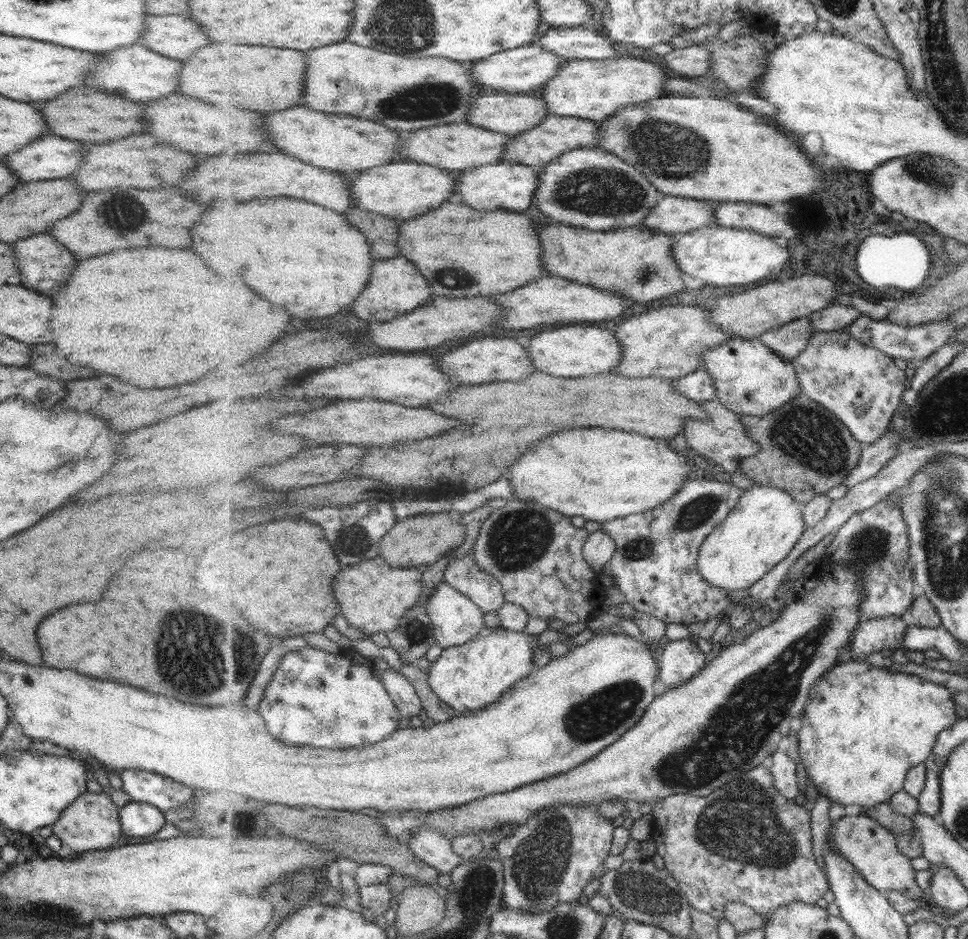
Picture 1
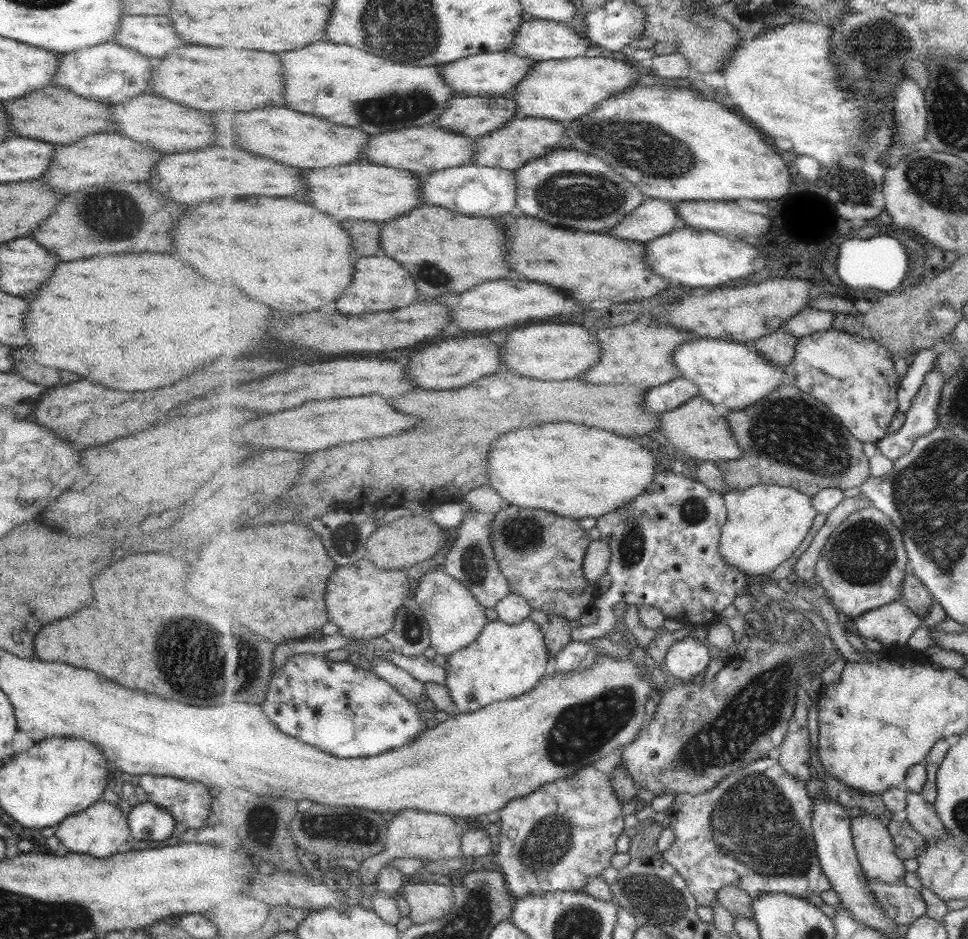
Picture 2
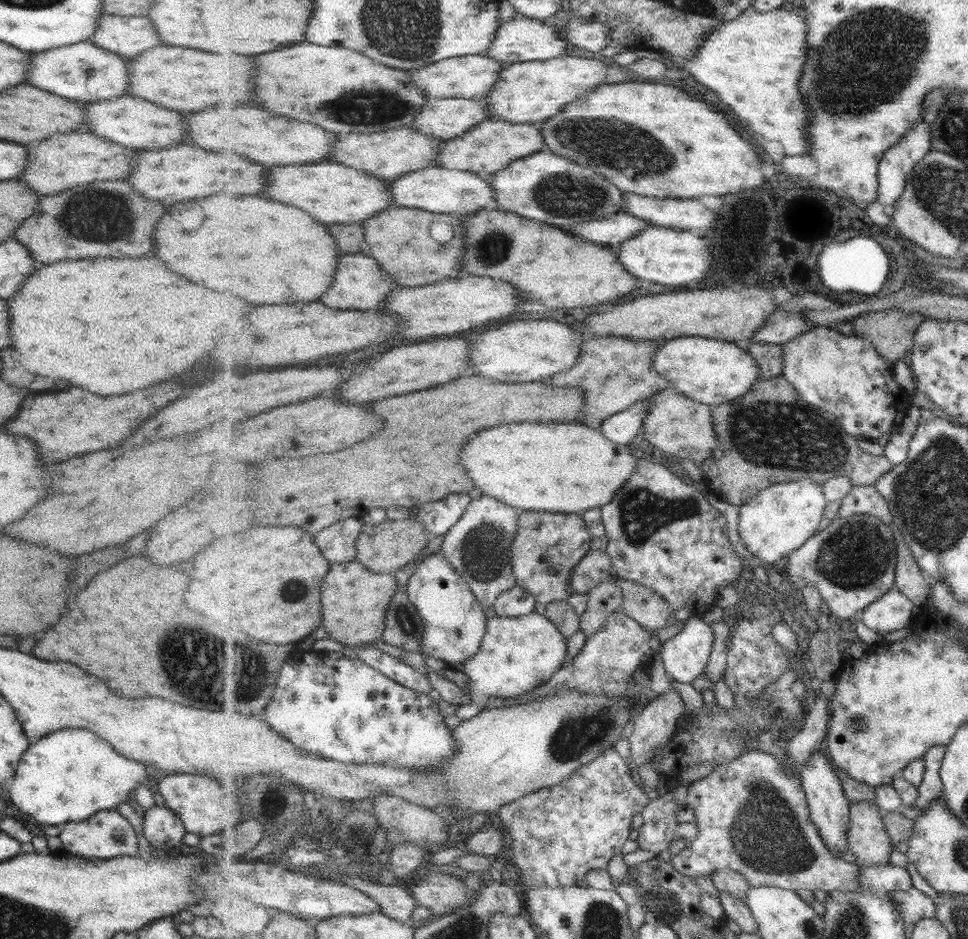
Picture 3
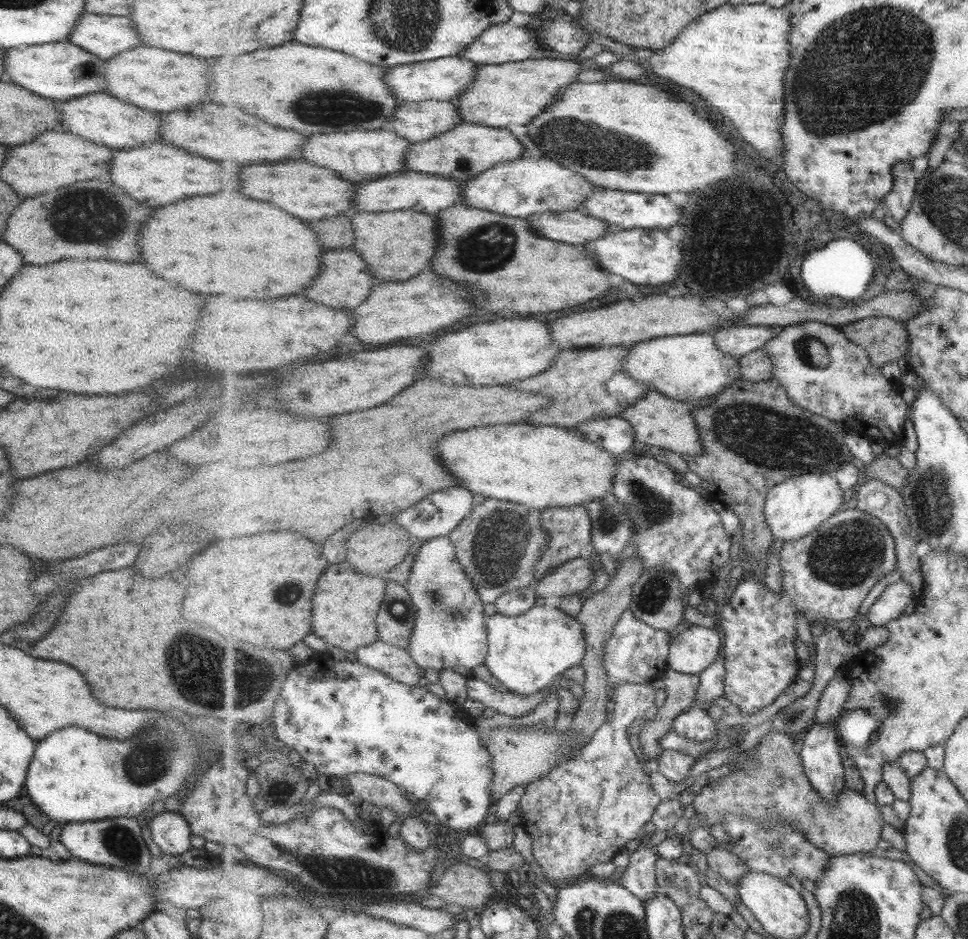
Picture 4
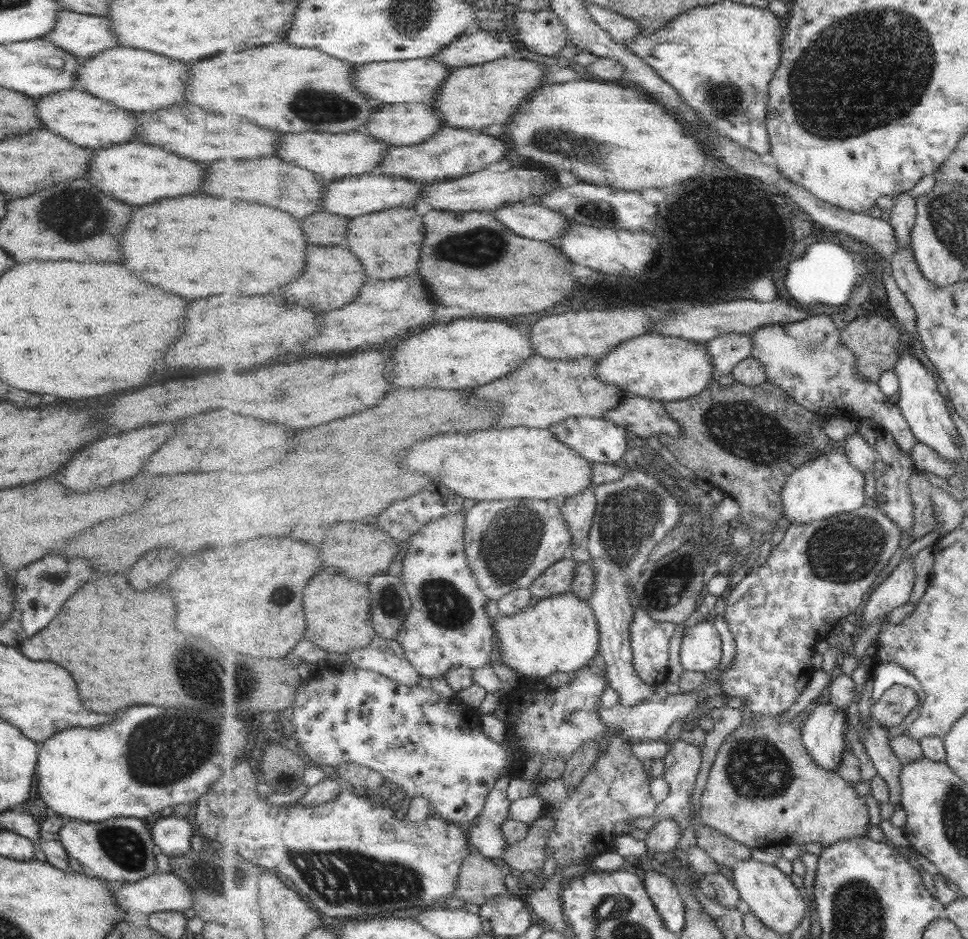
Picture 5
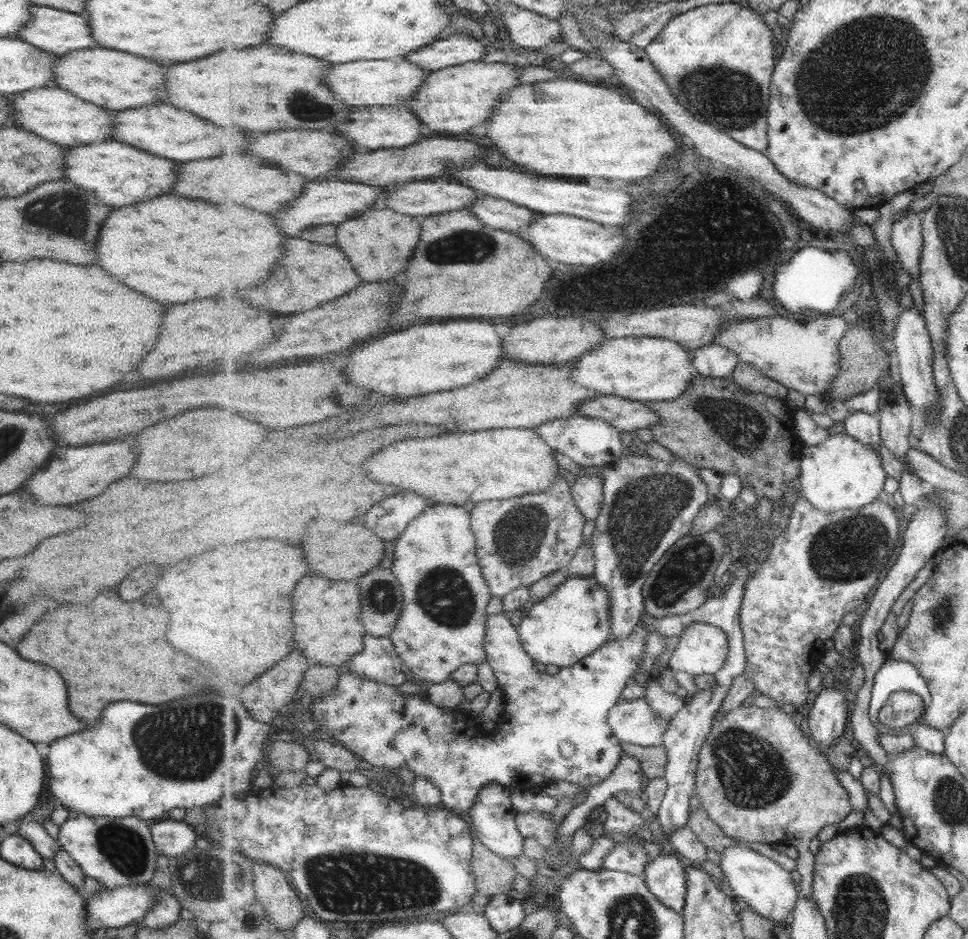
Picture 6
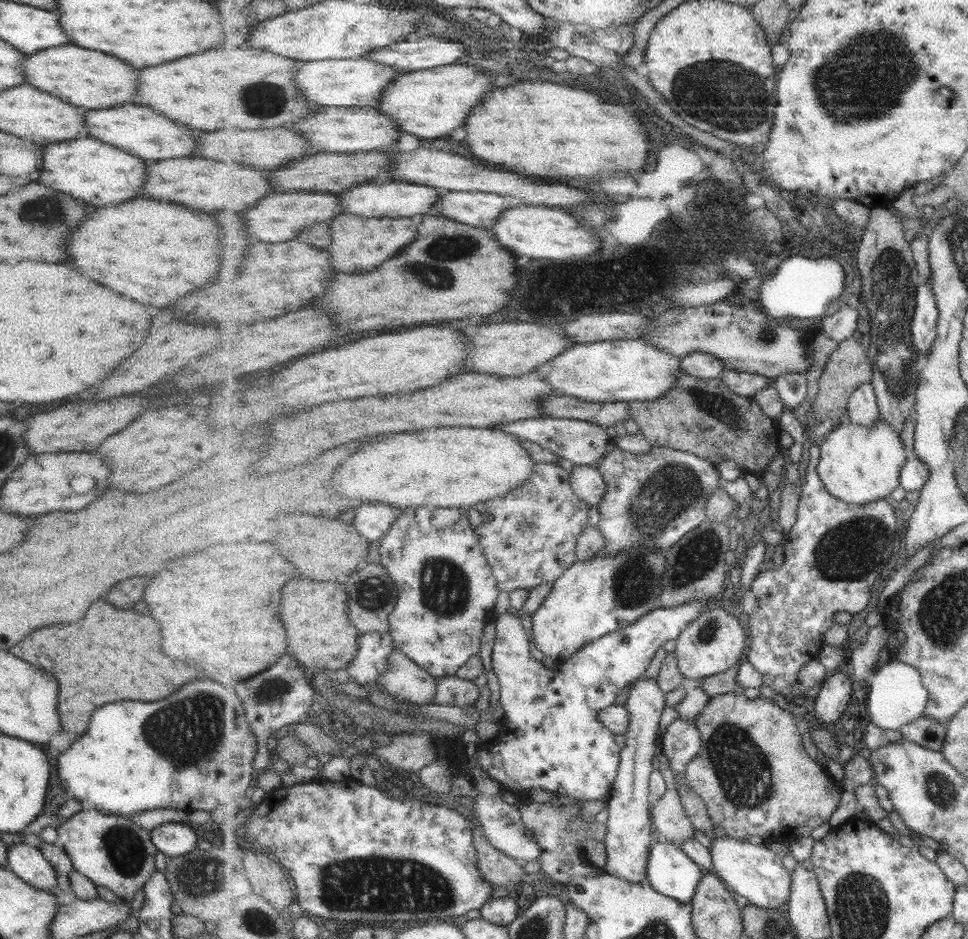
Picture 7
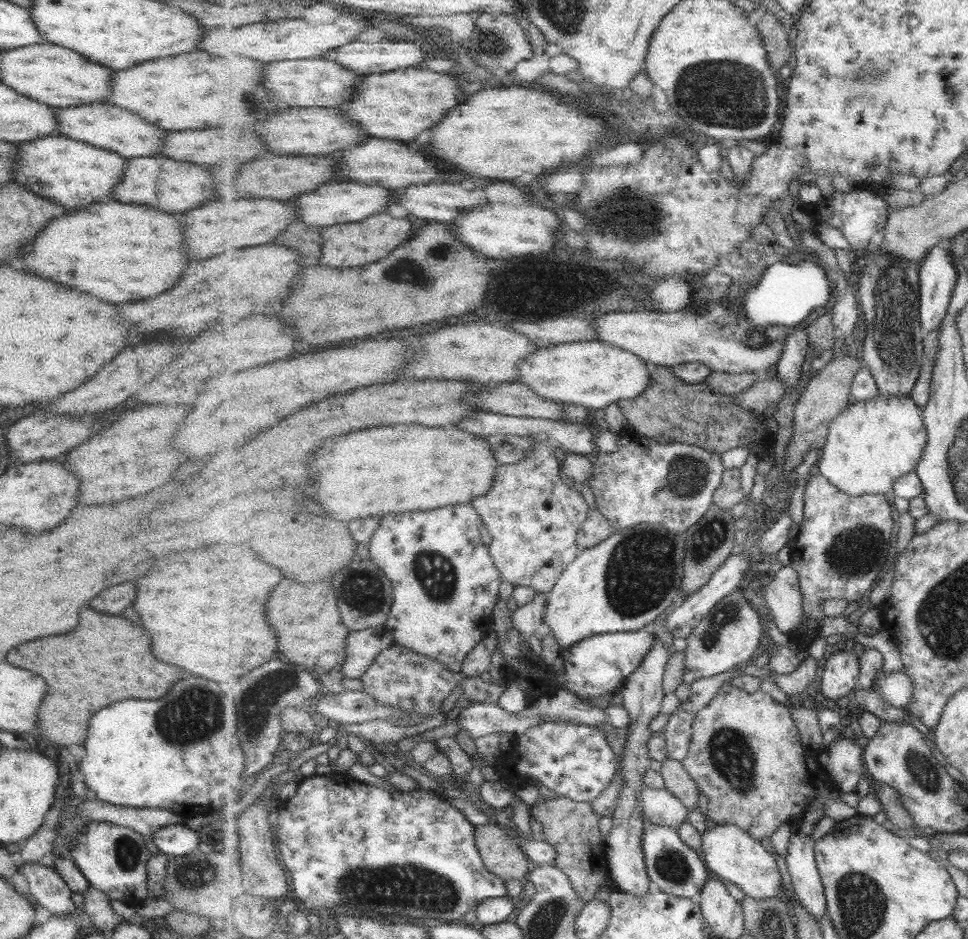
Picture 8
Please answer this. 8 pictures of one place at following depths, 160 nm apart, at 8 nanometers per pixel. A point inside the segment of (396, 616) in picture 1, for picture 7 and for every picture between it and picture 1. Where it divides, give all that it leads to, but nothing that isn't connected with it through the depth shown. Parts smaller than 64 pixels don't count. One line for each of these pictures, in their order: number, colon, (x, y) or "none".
2: (371, 597)
3: (355, 599)
4: (347, 605)
5: (339, 614)
6: (328, 620)
7: (323, 637)

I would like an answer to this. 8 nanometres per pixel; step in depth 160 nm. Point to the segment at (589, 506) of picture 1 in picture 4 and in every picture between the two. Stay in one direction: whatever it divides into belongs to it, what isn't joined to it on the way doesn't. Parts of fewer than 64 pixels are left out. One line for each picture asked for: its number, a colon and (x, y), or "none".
2: (579, 471)
3: (570, 468)
4: (540, 466)

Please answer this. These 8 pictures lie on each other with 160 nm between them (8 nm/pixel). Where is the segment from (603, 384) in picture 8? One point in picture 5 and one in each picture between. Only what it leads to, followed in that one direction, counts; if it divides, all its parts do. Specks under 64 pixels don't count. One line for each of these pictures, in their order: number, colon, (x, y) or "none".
5: (665, 368)
6: (644, 369)
7: (619, 371)

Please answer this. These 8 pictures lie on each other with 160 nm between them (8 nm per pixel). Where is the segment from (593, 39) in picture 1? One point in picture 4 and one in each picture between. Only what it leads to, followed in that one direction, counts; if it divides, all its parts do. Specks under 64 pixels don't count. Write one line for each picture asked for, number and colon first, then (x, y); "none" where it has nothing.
2: (541, 40)
3: (521, 40)
4: (501, 43)

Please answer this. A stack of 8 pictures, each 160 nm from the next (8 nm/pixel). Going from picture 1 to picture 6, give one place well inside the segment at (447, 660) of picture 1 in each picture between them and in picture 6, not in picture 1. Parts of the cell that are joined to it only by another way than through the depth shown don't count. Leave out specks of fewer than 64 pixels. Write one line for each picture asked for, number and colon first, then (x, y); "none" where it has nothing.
2: (507, 660)
3: (518, 654)
4: (526, 652)
5: (557, 634)
6: (574, 621)

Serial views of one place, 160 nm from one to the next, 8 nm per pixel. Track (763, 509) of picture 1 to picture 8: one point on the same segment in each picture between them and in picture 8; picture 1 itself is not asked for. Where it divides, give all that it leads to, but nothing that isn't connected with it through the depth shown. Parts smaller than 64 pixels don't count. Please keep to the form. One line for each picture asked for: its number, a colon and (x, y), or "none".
2: (766, 523)
3: (781, 519)
4: (796, 508)
5: (828, 485)
6: (839, 473)
7: (859, 464)
8: (872, 443)

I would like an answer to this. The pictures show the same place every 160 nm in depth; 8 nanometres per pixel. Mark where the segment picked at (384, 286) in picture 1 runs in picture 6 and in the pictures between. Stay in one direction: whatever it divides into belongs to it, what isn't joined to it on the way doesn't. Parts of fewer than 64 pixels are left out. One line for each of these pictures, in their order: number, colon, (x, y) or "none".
2: (382, 283)
3: (362, 283)
4: (346, 281)
5: (333, 277)
6: (312, 274)

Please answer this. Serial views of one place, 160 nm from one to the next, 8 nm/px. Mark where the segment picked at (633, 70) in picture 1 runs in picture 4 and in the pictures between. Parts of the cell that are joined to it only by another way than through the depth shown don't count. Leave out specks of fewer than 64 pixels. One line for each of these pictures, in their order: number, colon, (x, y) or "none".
2: (562, 90)
3: (534, 92)
4: (516, 93)

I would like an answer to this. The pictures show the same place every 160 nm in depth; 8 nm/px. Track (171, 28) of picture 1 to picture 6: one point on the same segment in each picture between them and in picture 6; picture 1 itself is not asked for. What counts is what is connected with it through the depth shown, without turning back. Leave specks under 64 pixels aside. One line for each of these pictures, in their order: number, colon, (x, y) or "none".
2: (152, 36)
3: (127, 36)
4: (104, 36)
5: (83, 36)
6: (57, 32)

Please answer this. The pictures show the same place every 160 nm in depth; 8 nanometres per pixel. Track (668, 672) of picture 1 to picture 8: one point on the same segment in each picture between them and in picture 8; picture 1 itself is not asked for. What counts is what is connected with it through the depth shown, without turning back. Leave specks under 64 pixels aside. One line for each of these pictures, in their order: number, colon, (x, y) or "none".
2: (688, 657)
3: (686, 656)
4: (692, 651)
5: (701, 651)
6: (703, 648)
7: (716, 641)
8: (729, 635)

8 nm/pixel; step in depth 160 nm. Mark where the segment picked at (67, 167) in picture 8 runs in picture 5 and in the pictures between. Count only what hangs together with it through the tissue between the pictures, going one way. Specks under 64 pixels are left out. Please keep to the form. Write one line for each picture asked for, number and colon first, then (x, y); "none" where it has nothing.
5: (142, 174)
6: (106, 167)
7: (89, 170)

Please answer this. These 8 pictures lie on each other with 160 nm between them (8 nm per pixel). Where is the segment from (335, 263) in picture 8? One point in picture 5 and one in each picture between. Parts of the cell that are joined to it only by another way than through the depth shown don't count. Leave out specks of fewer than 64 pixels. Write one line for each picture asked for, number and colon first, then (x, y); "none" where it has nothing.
5: (386, 242)
6: (380, 242)
7: (360, 244)

